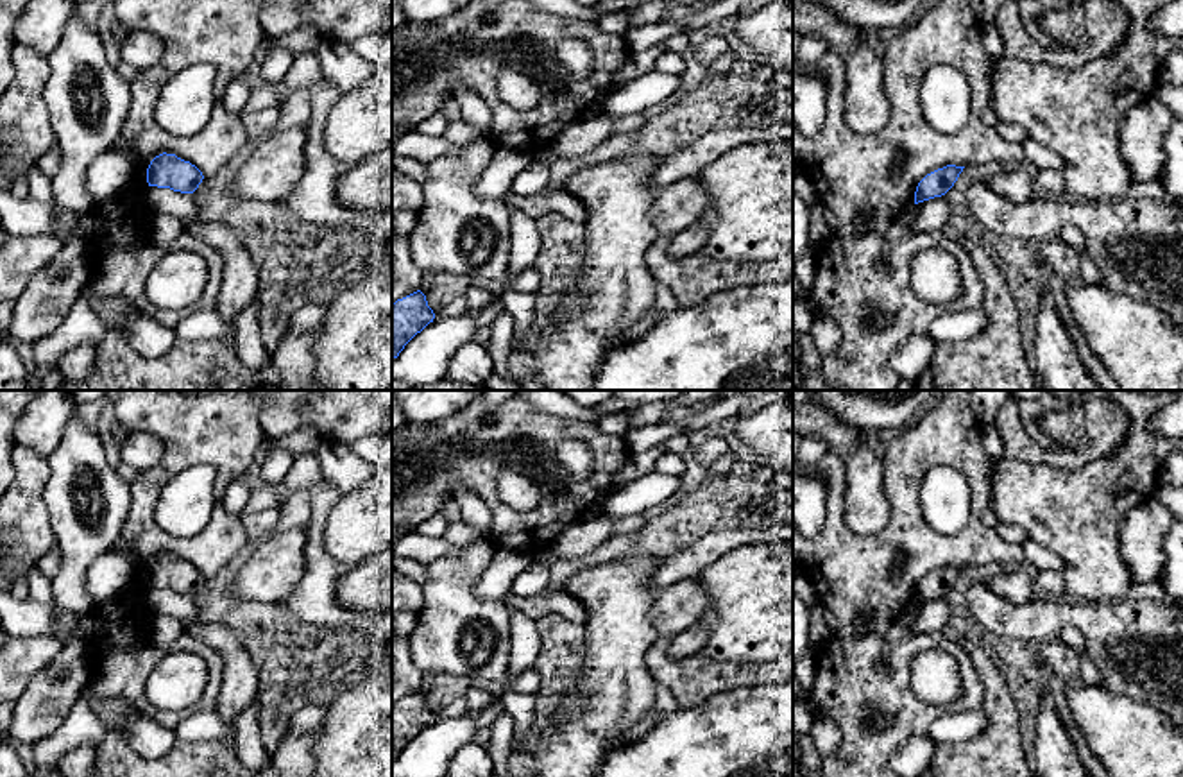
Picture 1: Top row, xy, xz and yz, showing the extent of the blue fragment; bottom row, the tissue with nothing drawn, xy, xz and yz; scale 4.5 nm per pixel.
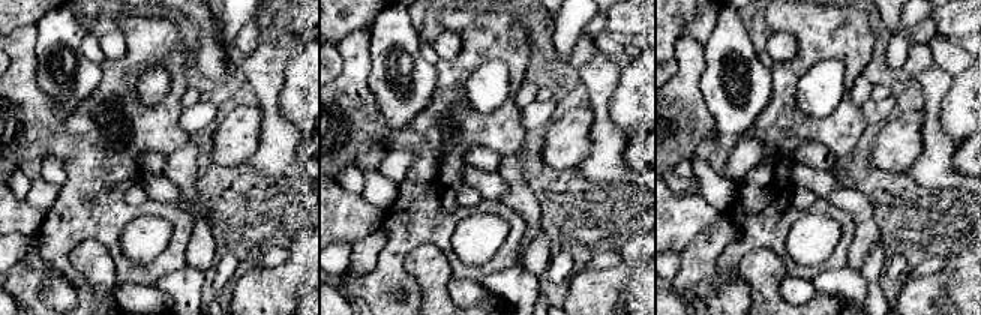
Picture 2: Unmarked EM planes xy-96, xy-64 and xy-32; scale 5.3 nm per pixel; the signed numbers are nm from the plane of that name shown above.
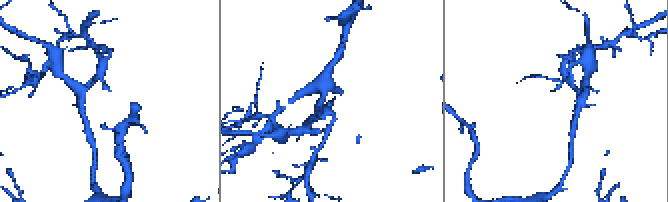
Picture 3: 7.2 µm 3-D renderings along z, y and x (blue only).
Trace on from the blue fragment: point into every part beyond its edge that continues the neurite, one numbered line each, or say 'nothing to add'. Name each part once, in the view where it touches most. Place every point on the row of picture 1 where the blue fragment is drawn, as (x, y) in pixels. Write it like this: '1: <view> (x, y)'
nothing to add

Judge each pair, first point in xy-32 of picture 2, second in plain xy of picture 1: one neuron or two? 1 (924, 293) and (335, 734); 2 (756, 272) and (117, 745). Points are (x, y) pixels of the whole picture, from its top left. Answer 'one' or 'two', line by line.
1: two
2: one

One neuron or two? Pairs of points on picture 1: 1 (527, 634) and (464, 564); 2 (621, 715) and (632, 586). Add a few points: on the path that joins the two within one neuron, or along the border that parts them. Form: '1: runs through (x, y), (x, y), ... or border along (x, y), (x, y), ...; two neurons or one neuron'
1: border along (503, 600), (509, 609), (509, 657); two neurons
2: runs through (621, 683), (621, 618); one neuron

